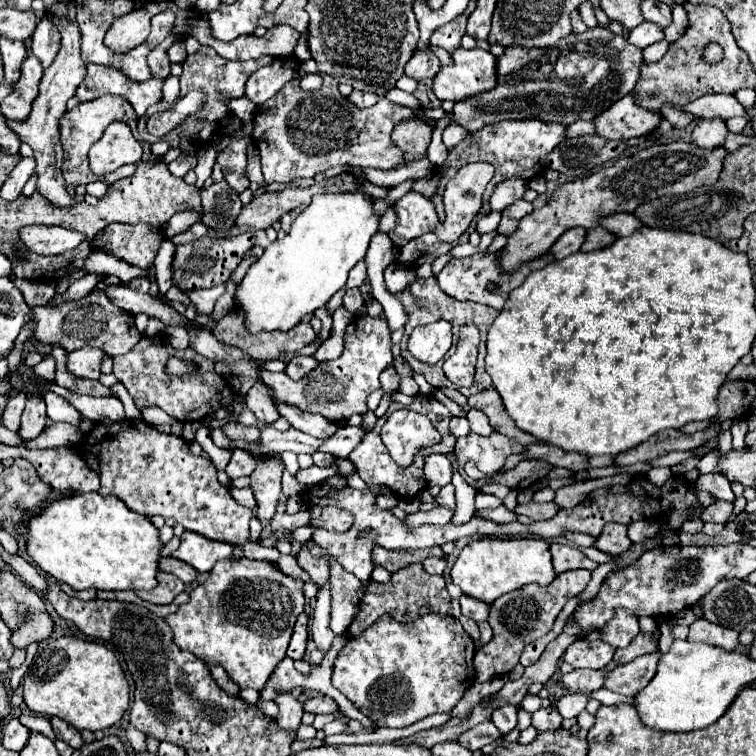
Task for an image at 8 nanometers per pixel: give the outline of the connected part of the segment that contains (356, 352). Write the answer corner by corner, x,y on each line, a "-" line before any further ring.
384,313
378,317
354,317
344,333
344,351
338,359
318,363
318,367
310,373
310,377
304,377
300,381
292,381
286,373
272,373
262,371
260,377
270,385
276,393
276,397
288,405
296,405
310,413
320,413
328,417
328,421
342,421
350,415
358,413
364,415
368,411
366,397
380,387
378,375
388,369
394,361
392,357
392,341
390,341
390,329
386,323

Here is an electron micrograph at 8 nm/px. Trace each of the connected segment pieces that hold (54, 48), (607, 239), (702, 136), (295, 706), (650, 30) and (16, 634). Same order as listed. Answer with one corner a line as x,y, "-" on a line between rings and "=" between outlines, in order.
44,17
40,21
40,25
36,27
30,49
38,57
42,67
48,67
54,61
54,57
60,49
60,33
58,33
58,29
54,29
54,25
48,17
=
592,227
592,229
586,231
586,241
584,241
584,245
582,245
582,251
588,253
588,251
604,249
604,247
608,247
614,239
616,239
616,237
614,237
610,231
606,231
606,229
602,229
602,227
=
714,117
714,119
702,119
698,121
696,129
692,131
692,143
704,149
716,149
722,147
726,141
728,129
724,119
=
278,693
274,697
274,703
278,705
278,717
276,723
280,727
284,727
286,731
296,731
300,725
300,719
304,715
302,711
302,703
292,695
292,693
=
642,21
636,29
630,31
628,41
640,49
646,49
648,45
664,39
664,31
658,25
652,25
652,21
=
32,613
28,621
20,625
18,631
12,631
14,649
26,649
30,643
40,643
54,633
54,619
50,613

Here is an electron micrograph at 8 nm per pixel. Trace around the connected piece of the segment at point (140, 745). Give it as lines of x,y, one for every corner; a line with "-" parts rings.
128,725
126,727
126,739
128,739
128,743
132,745
132,749
136,749
136,751
146,751
146,735
144,733
140,733
134,725

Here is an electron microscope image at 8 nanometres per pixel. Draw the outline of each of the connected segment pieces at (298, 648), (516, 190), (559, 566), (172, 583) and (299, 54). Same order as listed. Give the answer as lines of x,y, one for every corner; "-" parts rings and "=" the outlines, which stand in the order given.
300,613
298,615
298,621
294,625
294,633
292,633
292,639
290,639
290,645
288,645
288,657
290,659
302,659
304,653
306,653
306,639
308,639
308,615
306,613
=
514,177
508,181
500,181
490,197
490,207
492,211
504,211
508,205
512,205
514,201
522,199
522,195
528,189
528,181
524,181
522,177
=
552,543
550,551
552,551
552,563
554,563
556,573
564,573
570,569
594,571
598,567
598,563
590,561
578,547
564,545
564,543
=
158,573
158,585
156,589
152,591
140,591
136,593
140,599
148,601
148,603
154,603
154,605
166,605
166,603
172,603
172,599
184,591
184,583
170,575
170,573
=
302,33
299,41
297,42
295,49
294,49
294,56
299,61
306,61
311,58
311,54
308,48
307,43
307,33

